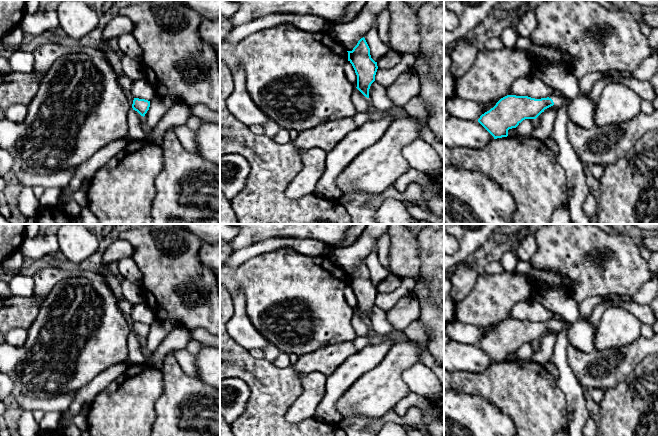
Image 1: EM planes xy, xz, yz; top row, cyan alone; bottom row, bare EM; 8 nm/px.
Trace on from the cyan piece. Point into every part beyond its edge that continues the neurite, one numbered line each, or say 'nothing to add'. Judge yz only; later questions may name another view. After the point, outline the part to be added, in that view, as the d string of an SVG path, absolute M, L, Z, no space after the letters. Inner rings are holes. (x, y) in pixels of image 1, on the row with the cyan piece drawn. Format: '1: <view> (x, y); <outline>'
1: yz (559, 102); M552 94L549 96L554 102L554 105L551 107L556 108L557 110L564 107L567 104L567 100L560 96L559 94Z

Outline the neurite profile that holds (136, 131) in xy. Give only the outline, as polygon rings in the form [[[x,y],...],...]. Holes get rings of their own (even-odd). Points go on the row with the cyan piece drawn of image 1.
[[[133,109],[128,113],[128,138],[129,140],[146,139],[144,118]]]

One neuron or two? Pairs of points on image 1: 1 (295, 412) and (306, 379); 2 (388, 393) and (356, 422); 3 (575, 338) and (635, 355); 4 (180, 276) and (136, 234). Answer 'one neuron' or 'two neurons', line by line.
1: one neuron
2: two neurons
3: two neurons
4: one neuron

